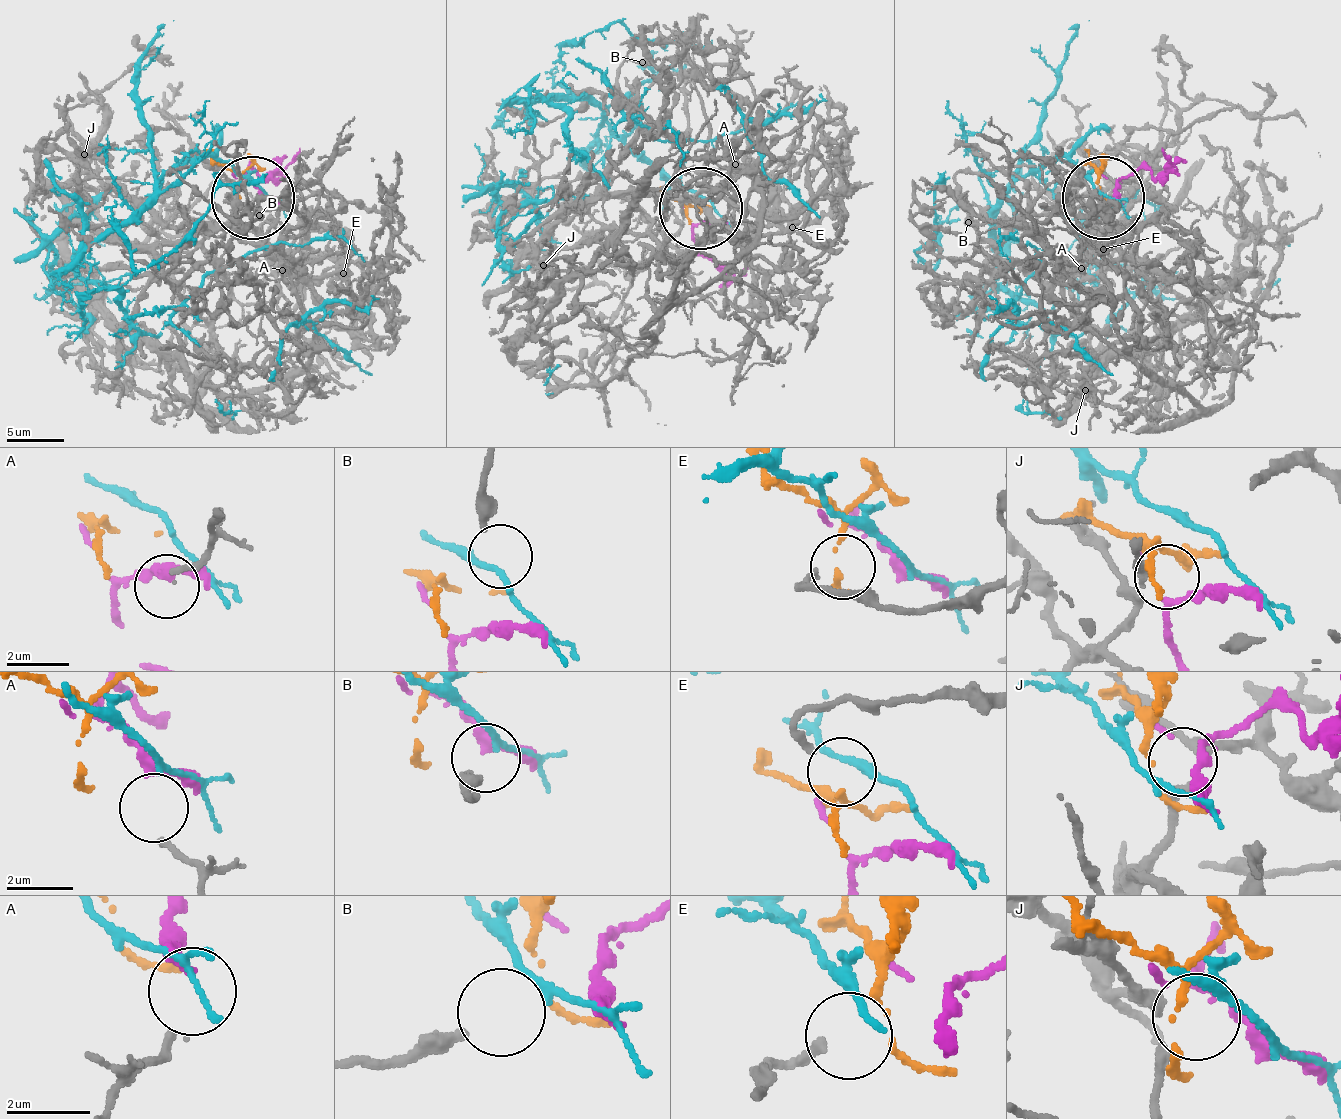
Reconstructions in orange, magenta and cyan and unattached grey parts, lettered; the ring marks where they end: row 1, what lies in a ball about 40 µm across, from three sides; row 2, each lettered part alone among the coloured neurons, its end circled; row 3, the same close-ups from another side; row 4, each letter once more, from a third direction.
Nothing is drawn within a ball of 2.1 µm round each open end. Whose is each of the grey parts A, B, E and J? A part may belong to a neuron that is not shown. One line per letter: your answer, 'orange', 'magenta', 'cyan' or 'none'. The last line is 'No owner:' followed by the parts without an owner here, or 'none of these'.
A: none
B: none
E: orange
J: magenta
No owner: A, B

